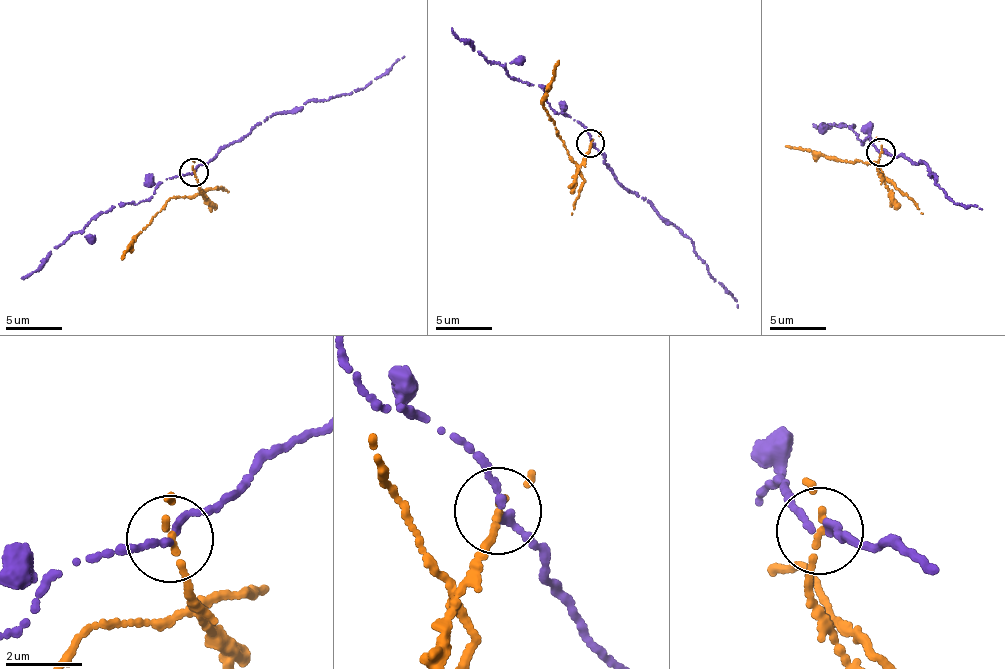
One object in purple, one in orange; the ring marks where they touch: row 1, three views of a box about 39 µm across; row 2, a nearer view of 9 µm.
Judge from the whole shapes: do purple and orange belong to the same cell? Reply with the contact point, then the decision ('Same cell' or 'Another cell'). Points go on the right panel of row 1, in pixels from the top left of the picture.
Place: (881, 152). Another cell

